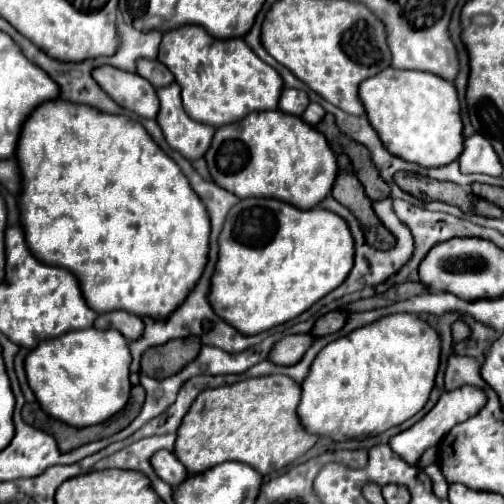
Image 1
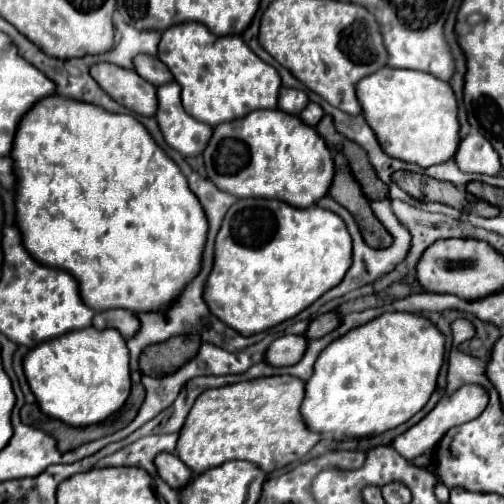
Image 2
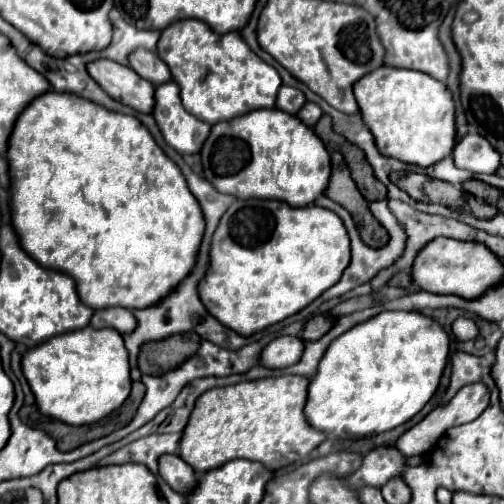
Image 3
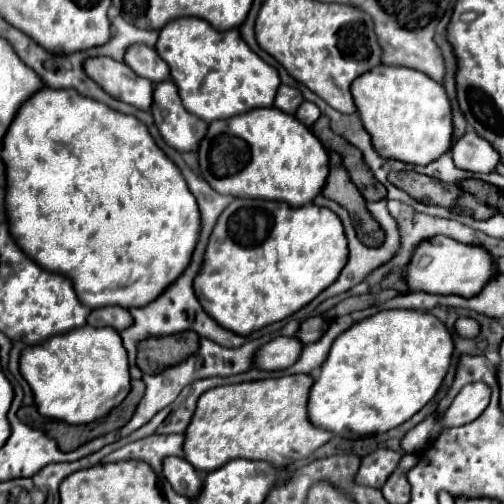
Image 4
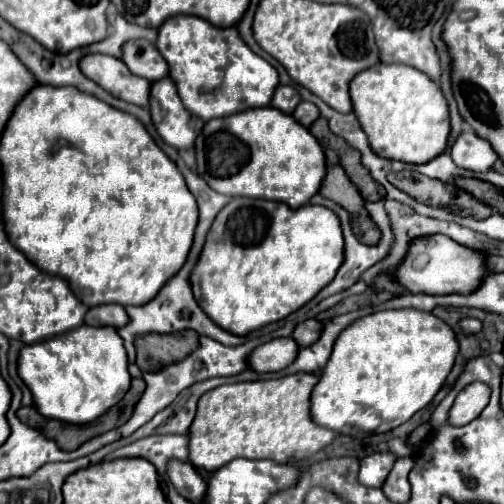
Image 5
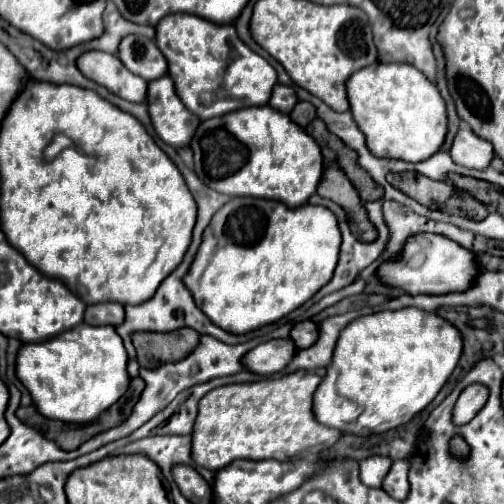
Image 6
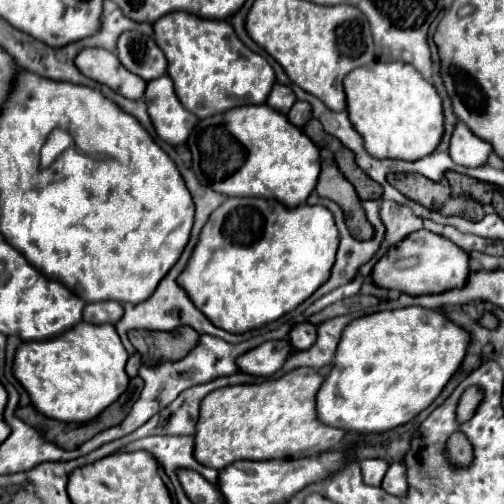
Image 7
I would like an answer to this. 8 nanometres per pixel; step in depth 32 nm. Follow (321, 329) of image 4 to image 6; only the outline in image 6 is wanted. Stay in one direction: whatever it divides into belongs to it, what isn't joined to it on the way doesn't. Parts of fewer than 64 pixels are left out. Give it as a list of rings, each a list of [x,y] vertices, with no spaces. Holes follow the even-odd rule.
[[[304,320],[292,328],[290,338],[294,340],[296,348],[308,348],[318,340],[318,324],[314,320]]]

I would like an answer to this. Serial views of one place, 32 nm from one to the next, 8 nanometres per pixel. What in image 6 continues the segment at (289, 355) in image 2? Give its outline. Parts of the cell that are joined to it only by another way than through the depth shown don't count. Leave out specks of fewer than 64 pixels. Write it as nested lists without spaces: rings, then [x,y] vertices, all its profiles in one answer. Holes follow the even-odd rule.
[[[278,338],[256,346],[244,356],[244,366],[254,374],[280,372],[296,354],[296,346],[290,338]]]

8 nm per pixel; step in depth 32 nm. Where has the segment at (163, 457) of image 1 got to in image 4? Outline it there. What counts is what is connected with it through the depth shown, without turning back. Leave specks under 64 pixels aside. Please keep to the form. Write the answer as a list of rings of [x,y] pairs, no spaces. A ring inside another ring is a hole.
[[[168,456],[162,460],[162,476],[172,484],[178,494],[186,498],[194,498],[202,488],[198,472],[184,458],[178,456]]]

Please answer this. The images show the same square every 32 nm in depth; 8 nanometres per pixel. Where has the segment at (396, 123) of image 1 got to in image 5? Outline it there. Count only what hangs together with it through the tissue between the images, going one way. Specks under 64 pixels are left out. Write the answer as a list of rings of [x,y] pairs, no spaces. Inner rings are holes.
[[[376,64],[368,72],[364,70],[354,76],[350,98],[378,156],[408,164],[426,164],[446,150],[450,136],[448,102],[440,86],[424,76],[424,72],[404,64]]]

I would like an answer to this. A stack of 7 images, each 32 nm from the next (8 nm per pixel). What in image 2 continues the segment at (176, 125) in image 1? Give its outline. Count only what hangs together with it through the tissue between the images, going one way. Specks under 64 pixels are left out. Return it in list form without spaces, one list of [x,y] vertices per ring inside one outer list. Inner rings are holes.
[[[176,82],[158,88],[158,126],[170,148],[178,150],[184,158],[194,158],[204,152],[214,128],[194,120],[182,108],[180,86]]]

